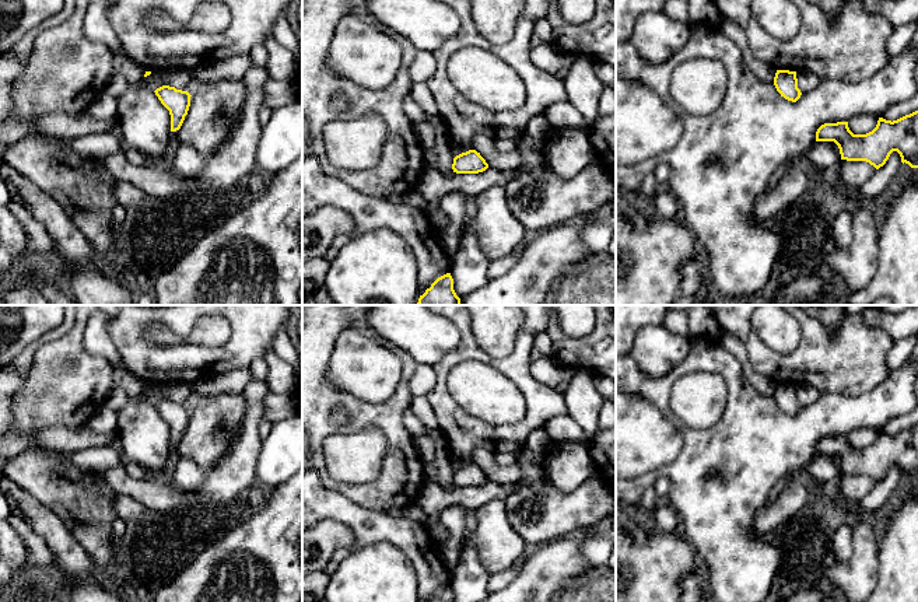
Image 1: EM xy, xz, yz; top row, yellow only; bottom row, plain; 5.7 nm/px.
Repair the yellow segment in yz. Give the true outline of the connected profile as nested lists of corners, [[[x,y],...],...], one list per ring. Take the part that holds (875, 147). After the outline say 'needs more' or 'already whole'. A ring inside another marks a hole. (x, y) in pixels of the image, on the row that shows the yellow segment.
[[[918,111],[897,120],[879,118],[876,127],[866,134],[854,134],[848,122],[824,123],[816,132],[816,141],[834,141],[841,154],[841,160],[866,161],[876,169],[883,167],[893,151],[901,157],[901,162],[911,168],[918,168]]]; already whole

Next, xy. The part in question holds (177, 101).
[[[162,85],[154,92],[161,104],[169,111],[171,132],[179,130],[185,116],[188,115],[192,95],[188,91],[176,90],[175,87],[169,85]]]; already whole

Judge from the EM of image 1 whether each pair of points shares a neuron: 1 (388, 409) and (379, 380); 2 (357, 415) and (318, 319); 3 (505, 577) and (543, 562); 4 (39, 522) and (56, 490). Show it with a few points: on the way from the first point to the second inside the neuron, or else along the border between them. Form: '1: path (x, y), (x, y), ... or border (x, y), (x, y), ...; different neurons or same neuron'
1: border (400, 371), (388, 398), (365, 402), (353, 396); different neurons
2: path (332, 396), (316, 381), (316, 345); same neuron
3: border (521, 564), (519, 573), (503, 587); different neurons
4: border (21, 487), (48, 506), (70, 531); different neurons

